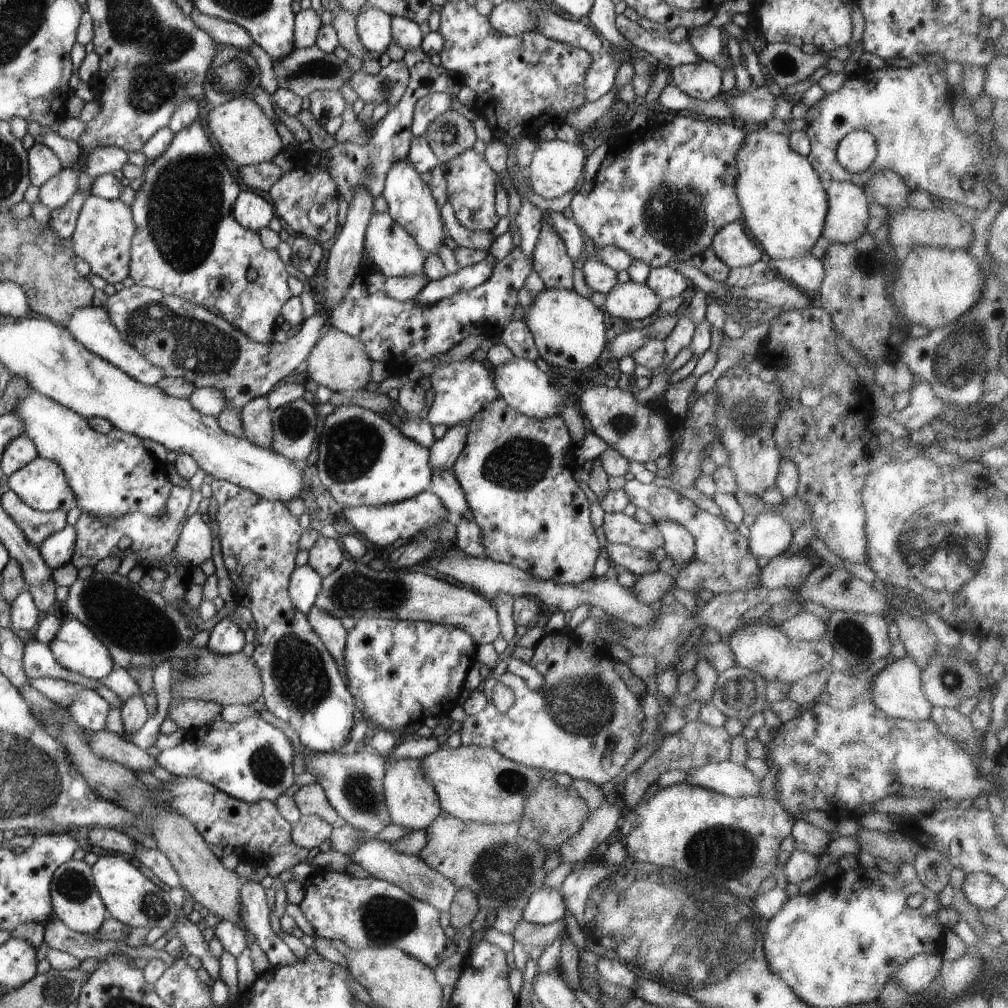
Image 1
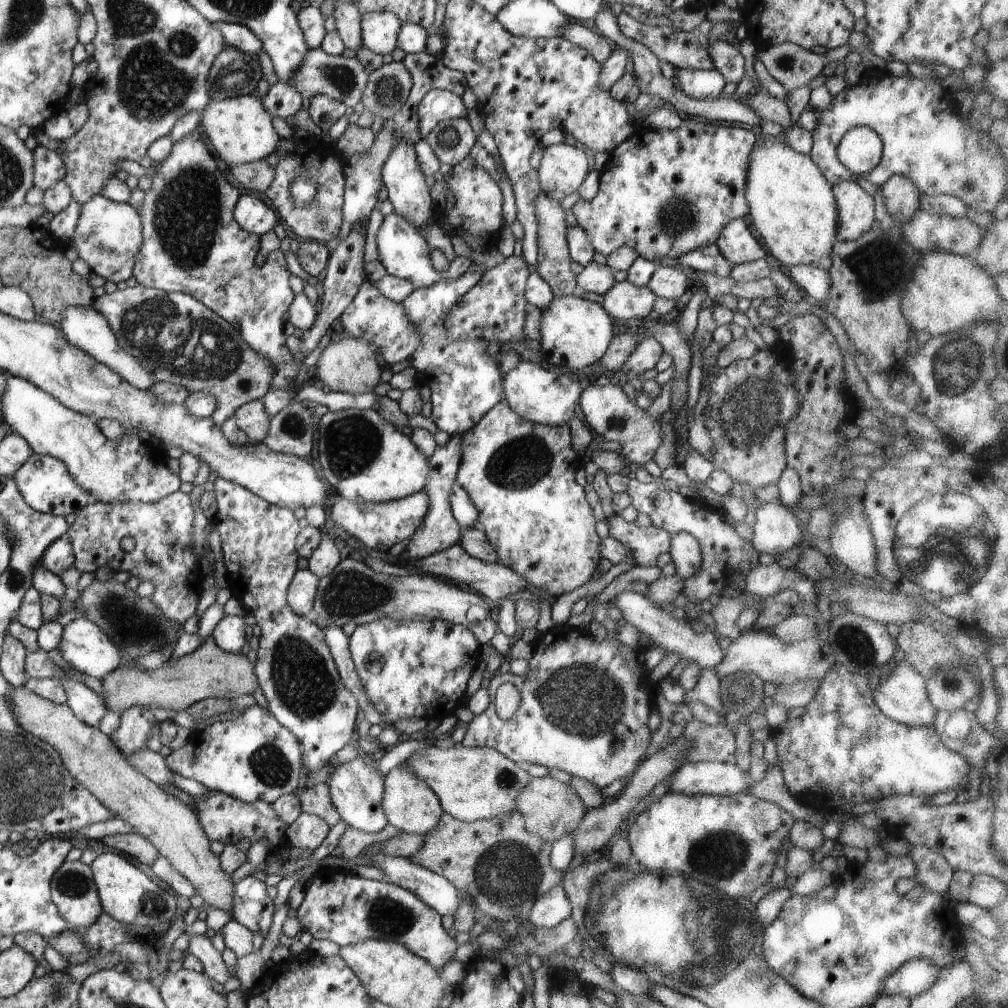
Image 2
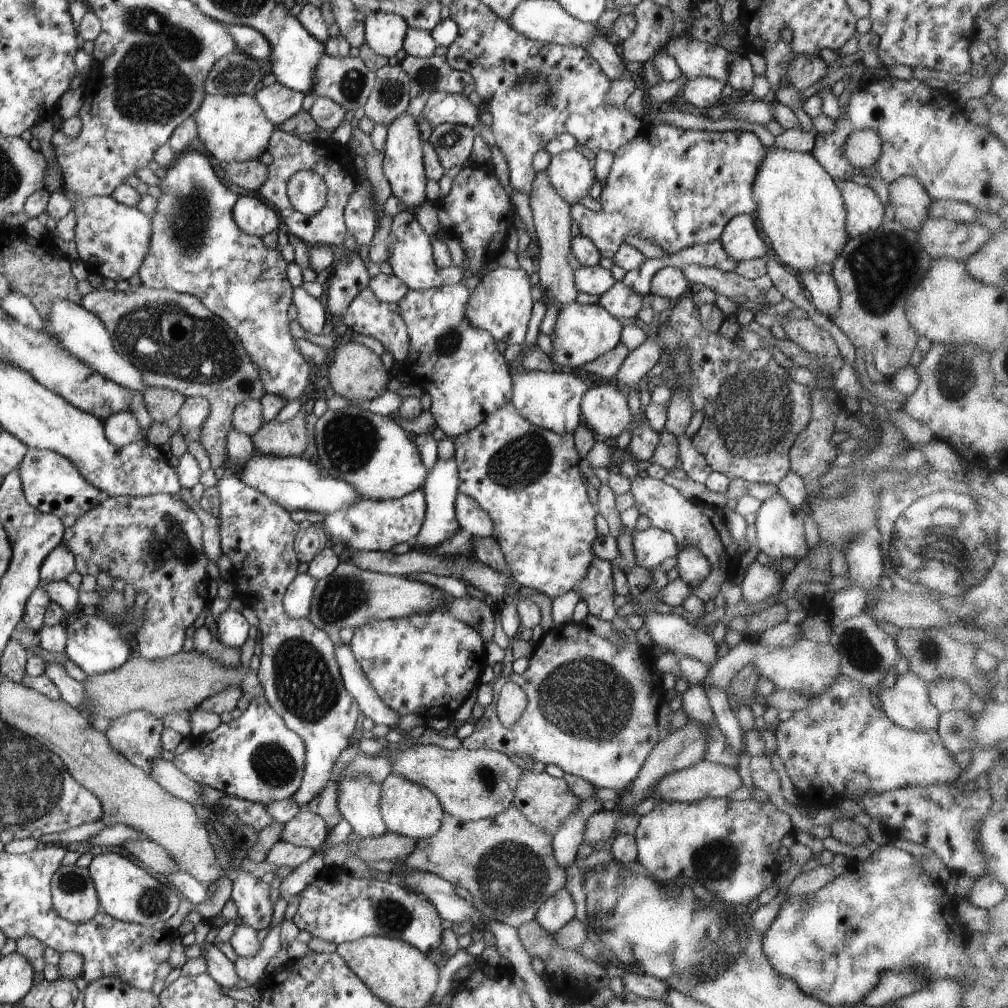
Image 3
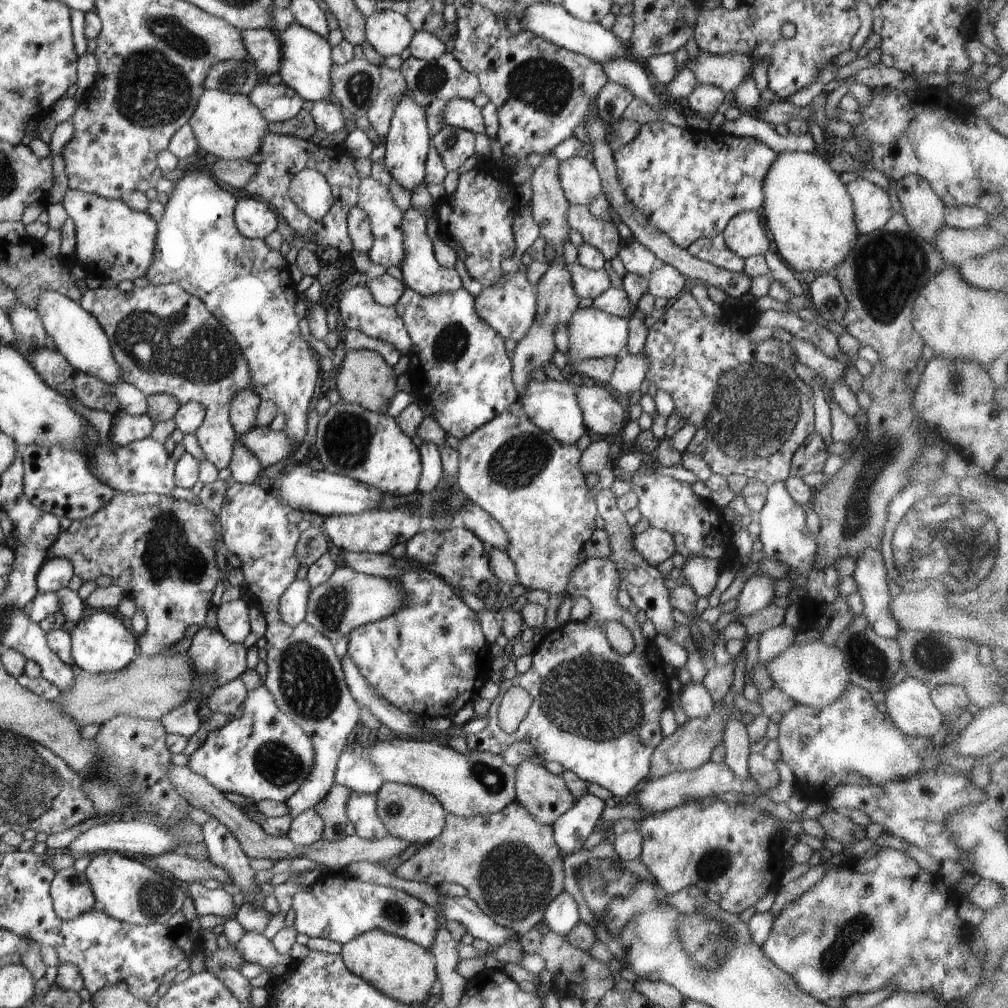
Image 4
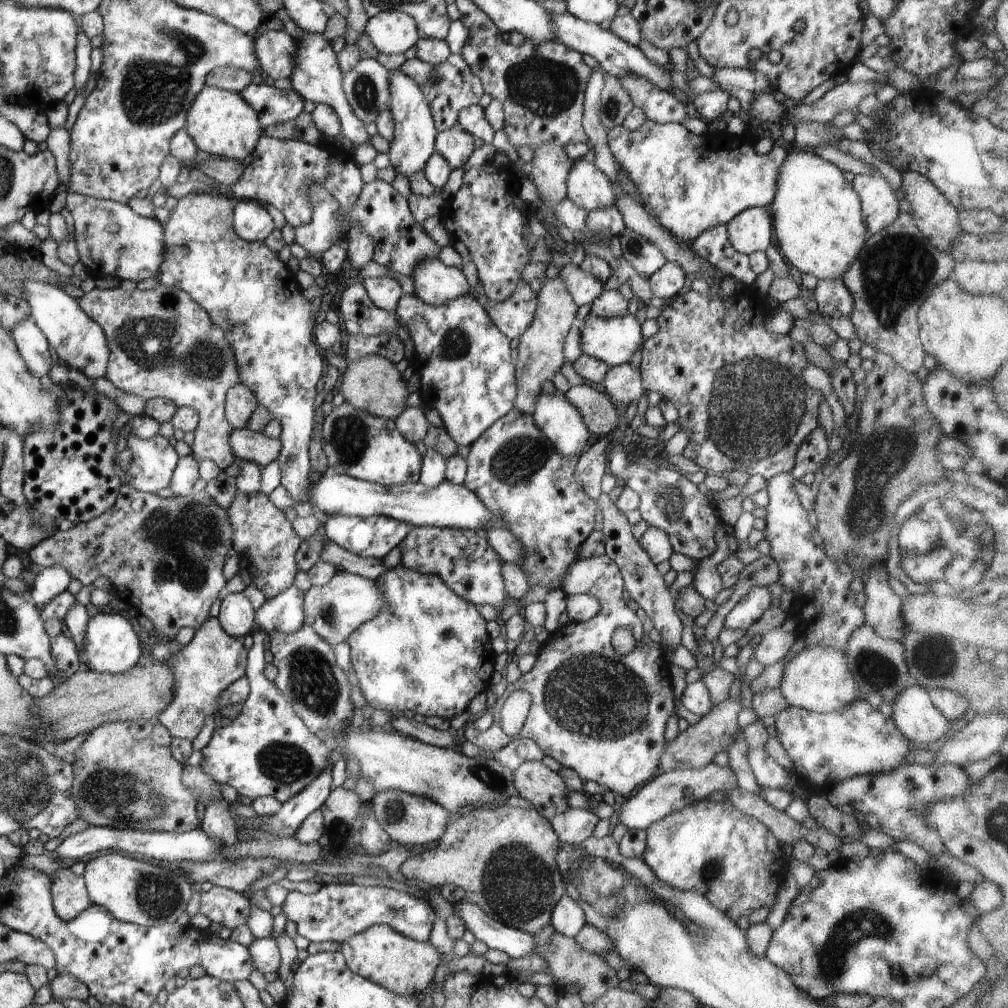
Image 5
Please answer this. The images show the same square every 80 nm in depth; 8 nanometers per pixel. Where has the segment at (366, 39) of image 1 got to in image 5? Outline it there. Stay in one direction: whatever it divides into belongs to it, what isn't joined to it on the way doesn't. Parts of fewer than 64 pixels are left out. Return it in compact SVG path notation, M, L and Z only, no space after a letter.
M380 11L368 19L364 33L384 54L400 54L412 48L421 37L416 21L405 12Z

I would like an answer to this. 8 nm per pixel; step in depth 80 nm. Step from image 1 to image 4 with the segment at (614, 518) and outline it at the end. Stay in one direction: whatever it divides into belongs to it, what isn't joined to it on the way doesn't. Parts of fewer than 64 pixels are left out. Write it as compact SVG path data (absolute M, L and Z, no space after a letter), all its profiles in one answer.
M652 526L633 535L633 547L653 567L672 558L677 552L672 534Z

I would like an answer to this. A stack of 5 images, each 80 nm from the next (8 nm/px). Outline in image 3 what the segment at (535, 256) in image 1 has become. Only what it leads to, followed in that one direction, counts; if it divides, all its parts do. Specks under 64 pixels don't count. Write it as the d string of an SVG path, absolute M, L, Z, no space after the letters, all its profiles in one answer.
M546 171L537 172L532 183L529 198L530 210L532 210L534 234L536 234L537 245L539 246L539 257L537 258L539 282L547 288L548 294L557 304L557 310L576 301L578 289L575 285L574 271L570 267L571 240L570 233L572 224L571 204L568 204L552 188Z

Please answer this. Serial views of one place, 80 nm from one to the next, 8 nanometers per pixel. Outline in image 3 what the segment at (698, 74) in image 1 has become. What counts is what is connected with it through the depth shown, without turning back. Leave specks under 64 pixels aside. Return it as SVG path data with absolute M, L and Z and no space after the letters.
M697 76L688 79L680 93L696 108L707 109L720 103L722 88L726 82L709 76Z

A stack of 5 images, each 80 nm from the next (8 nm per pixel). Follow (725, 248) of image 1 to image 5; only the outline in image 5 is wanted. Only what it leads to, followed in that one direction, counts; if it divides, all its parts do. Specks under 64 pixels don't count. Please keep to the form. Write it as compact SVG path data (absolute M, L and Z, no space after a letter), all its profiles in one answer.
M752 207L743 210L727 224L727 231L731 245L743 255L765 252L774 243L769 208Z

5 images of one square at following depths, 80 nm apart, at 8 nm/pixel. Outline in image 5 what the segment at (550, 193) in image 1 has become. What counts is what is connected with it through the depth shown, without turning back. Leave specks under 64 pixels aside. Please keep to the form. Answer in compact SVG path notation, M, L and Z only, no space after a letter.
M580 159L573 162L567 176L567 198L588 212L615 207L615 189L594 163Z

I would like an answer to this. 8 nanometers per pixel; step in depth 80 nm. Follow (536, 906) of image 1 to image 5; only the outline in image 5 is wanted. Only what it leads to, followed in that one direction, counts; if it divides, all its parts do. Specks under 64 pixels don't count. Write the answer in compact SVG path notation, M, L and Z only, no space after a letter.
M566 894L558 900L557 905L553 908L550 920L550 925L554 927L554 930L574 938L587 923L580 905Z

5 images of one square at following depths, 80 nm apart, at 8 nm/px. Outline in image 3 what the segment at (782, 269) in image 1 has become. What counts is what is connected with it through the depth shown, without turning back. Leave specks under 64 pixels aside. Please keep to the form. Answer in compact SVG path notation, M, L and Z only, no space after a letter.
M816 271L798 272L801 283L810 294L810 300L818 311L833 318L837 313L840 293L831 273L816 273Z

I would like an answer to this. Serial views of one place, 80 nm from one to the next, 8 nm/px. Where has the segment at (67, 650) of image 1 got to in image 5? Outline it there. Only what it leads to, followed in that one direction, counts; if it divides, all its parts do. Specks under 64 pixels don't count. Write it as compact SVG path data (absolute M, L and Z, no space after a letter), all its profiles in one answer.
M101 610L87 622L83 645L78 652L82 668L99 673L120 674L132 670L138 664L142 658L142 644L132 624L124 616L116 614L116 610L114 614L104 614Z

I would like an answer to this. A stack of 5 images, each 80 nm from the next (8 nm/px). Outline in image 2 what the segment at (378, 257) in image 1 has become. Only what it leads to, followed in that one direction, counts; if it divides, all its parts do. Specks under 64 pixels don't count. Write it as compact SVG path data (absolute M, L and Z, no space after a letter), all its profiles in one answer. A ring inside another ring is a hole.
M394 211L383 218L383 222L376 234L378 260L384 266L388 275L410 281L414 288L426 288L442 279L461 277L476 261L478 255L471 257L456 255L445 273L439 273L430 262L431 246L426 237L417 231L406 219L402 219ZM470 259L473 259L472 261Z

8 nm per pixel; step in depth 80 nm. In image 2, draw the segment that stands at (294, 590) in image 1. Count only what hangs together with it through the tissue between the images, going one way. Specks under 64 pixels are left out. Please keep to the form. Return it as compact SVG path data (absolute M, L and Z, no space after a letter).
M297 569L287 592L287 605L300 616L311 616L319 578L310 569Z

